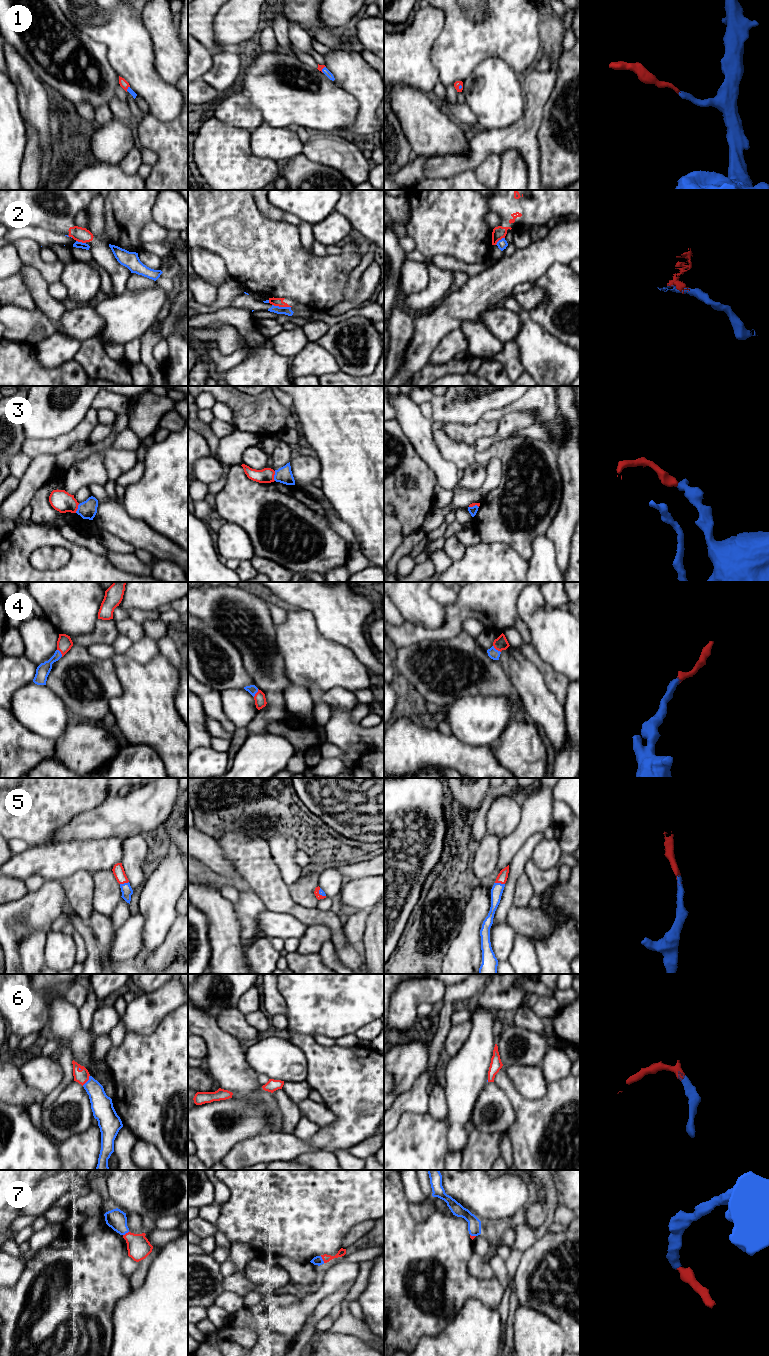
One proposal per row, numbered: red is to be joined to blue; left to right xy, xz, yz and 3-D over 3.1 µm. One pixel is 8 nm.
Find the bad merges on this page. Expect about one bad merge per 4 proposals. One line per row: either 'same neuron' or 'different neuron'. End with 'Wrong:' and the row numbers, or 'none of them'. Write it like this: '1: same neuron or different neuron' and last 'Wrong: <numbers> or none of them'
1: same neuron
2: different neuron
3: different neuron
4: same neuron
5: same neuron
6: same neuron
7: same neuron
Wrong: 2, 3

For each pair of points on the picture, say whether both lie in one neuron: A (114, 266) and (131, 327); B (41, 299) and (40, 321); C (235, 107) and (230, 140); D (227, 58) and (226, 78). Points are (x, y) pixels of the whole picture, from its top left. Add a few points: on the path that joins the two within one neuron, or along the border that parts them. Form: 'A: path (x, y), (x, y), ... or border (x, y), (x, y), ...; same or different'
A: border (126, 289), (116, 295); different
B: border (35, 306), (49, 319), (55, 328); different
C: border (213, 115), (225, 123), (244, 128), (250, 132); different
D: path (227, 63), (226, 73); same

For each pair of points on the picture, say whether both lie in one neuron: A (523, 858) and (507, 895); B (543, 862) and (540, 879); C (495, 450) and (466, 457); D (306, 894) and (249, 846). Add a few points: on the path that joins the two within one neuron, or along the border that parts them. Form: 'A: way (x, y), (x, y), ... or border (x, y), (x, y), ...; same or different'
A: way (516, 867), (510, 886); same
B: border (531, 857), (533, 862), (541, 869), (556, 867); different
C: border (477, 452), (475, 461); different
D: border (288, 886), (290, 897), (302, 906); different

